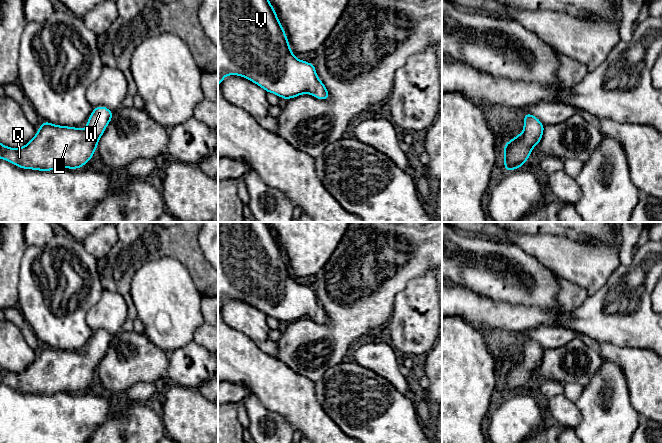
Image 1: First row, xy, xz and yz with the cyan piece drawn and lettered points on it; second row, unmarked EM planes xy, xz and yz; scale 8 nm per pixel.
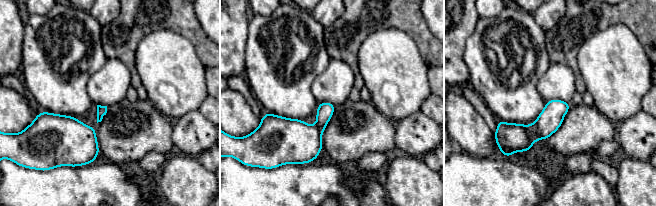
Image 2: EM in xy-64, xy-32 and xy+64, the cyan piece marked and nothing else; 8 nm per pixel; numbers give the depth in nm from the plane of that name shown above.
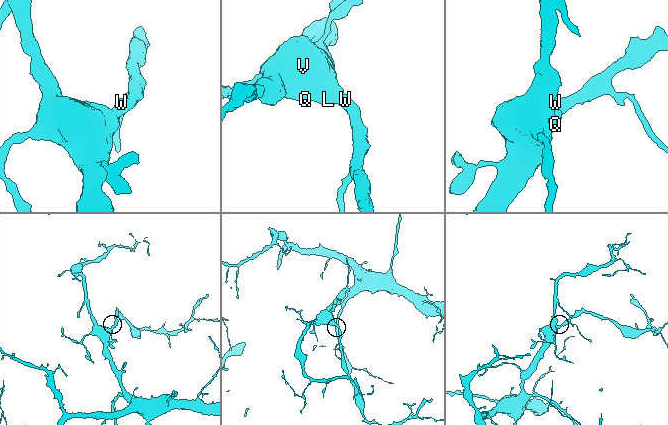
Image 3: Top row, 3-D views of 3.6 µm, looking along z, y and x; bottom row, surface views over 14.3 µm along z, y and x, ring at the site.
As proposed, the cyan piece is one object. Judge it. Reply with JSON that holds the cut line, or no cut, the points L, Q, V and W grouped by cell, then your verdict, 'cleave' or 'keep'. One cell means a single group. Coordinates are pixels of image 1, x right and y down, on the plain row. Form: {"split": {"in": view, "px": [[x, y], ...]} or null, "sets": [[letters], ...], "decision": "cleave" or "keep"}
{"split": null, "sets": [["L", "Q", "V", "W"]], "decision": "keep"}

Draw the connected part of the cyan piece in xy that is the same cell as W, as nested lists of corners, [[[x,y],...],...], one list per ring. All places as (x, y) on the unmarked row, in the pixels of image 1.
[[[94,331],[85,354],[42,345],[36,359],[19,373],[0,367],[0,384],[22,393],[53,395],[82,392],[93,381],[97,367],[111,346],[113,335]]]

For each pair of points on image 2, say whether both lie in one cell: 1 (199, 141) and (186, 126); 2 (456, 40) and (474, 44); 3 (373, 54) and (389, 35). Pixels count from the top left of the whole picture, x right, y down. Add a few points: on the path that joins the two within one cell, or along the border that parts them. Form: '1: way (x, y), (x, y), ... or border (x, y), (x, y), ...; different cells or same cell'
1: way (195, 137), (190, 130); same cell
2: border (477, 21), (473, 33), (466, 41), (466, 66); different cells
3: way (378, 49), (387, 40); same cell

